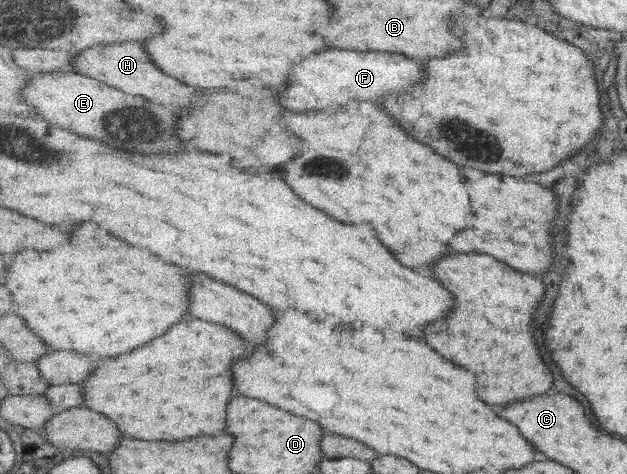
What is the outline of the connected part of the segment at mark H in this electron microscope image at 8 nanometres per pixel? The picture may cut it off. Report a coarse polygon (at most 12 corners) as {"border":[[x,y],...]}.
{"border":[[140,42],[92,46],[74,71],[186,106],[196,90],[158,70]]}

